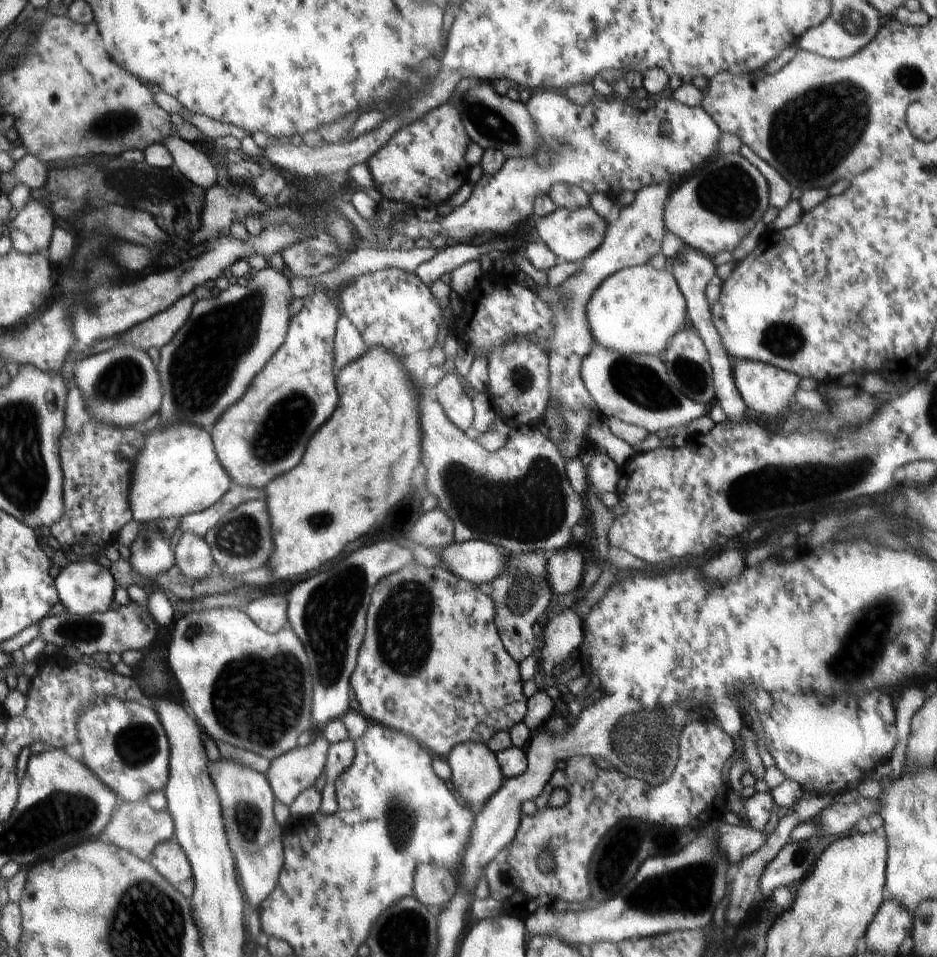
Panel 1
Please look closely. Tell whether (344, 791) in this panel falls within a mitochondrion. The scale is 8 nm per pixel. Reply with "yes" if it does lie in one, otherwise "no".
no

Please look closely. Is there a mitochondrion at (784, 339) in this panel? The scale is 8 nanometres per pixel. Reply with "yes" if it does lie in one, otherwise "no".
yes

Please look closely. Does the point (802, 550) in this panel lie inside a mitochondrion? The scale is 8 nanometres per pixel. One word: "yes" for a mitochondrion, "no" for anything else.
no

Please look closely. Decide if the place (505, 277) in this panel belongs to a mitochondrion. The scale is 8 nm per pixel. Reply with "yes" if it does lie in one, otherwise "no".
no

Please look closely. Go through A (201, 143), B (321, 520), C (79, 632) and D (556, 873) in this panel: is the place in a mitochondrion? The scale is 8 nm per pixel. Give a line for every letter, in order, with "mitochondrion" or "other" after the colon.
A: other
B: mitochondrion
C: mitochondrion
D: other

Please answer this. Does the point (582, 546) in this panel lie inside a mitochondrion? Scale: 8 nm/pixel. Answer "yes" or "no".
no

